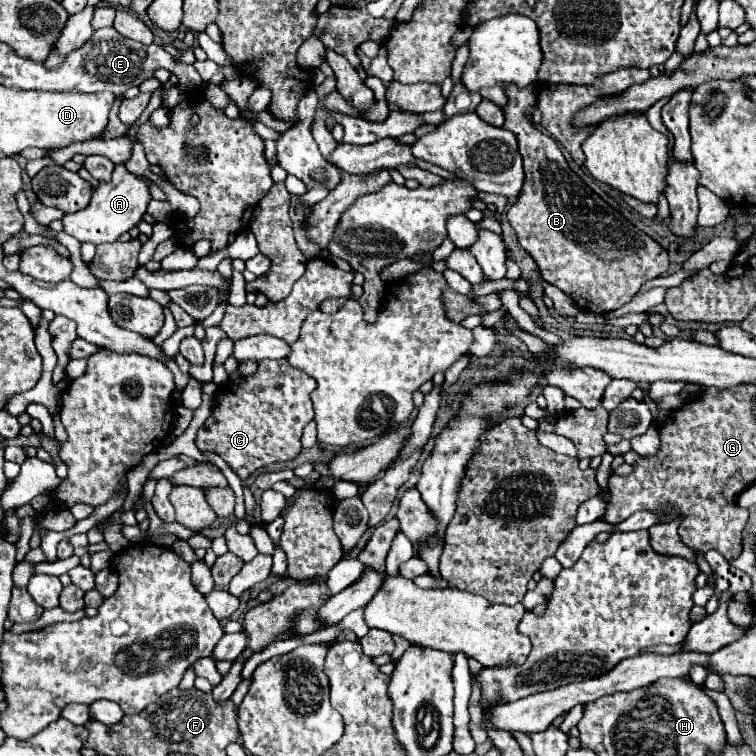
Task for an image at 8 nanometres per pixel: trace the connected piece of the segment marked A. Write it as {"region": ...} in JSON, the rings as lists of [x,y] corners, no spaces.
{"region":[[[118,164],[114,168],[112,180],[102,182],[94,194],[90,204],[74,214],[66,214],[62,218],[64,232],[74,236],[78,242],[92,242],[92,244],[102,244],[102,242],[116,242],[122,232],[128,232],[132,226],[136,226],[142,220],[142,214],[146,212],[146,206],[150,202],[150,192],[148,186],[138,180],[134,174],[130,174],[126,167]]]}

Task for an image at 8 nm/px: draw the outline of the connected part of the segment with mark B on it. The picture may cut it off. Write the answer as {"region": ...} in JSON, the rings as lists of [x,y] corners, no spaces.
{"region":[[[512,86],[504,90],[510,100],[504,108],[504,128],[518,138],[526,172],[522,194],[508,210],[518,242],[534,256],[544,280],[574,298],[584,312],[604,314],[624,306],[646,280],[668,270],[666,250],[596,196],[572,172],[556,140],[536,130],[530,120],[536,96],[528,88],[518,90]]]}

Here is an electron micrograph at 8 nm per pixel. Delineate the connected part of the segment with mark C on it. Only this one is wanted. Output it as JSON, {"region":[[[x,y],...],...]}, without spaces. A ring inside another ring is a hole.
{"region":[[[262,360],[258,362],[258,372],[252,378],[242,378],[240,382],[228,380],[226,384],[222,384],[214,396],[216,406],[212,410],[212,414],[208,416],[208,420],[202,424],[202,428],[198,430],[196,436],[196,446],[204,452],[216,452],[220,454],[232,470],[244,466],[250,472],[256,472],[272,462],[280,462],[280,460],[290,460],[294,456],[298,456],[302,444],[302,428],[314,420],[314,408],[312,408],[312,400],[310,394],[316,388],[316,380],[308,374],[302,374],[302,370],[296,370],[288,364],[288,360]]]}

